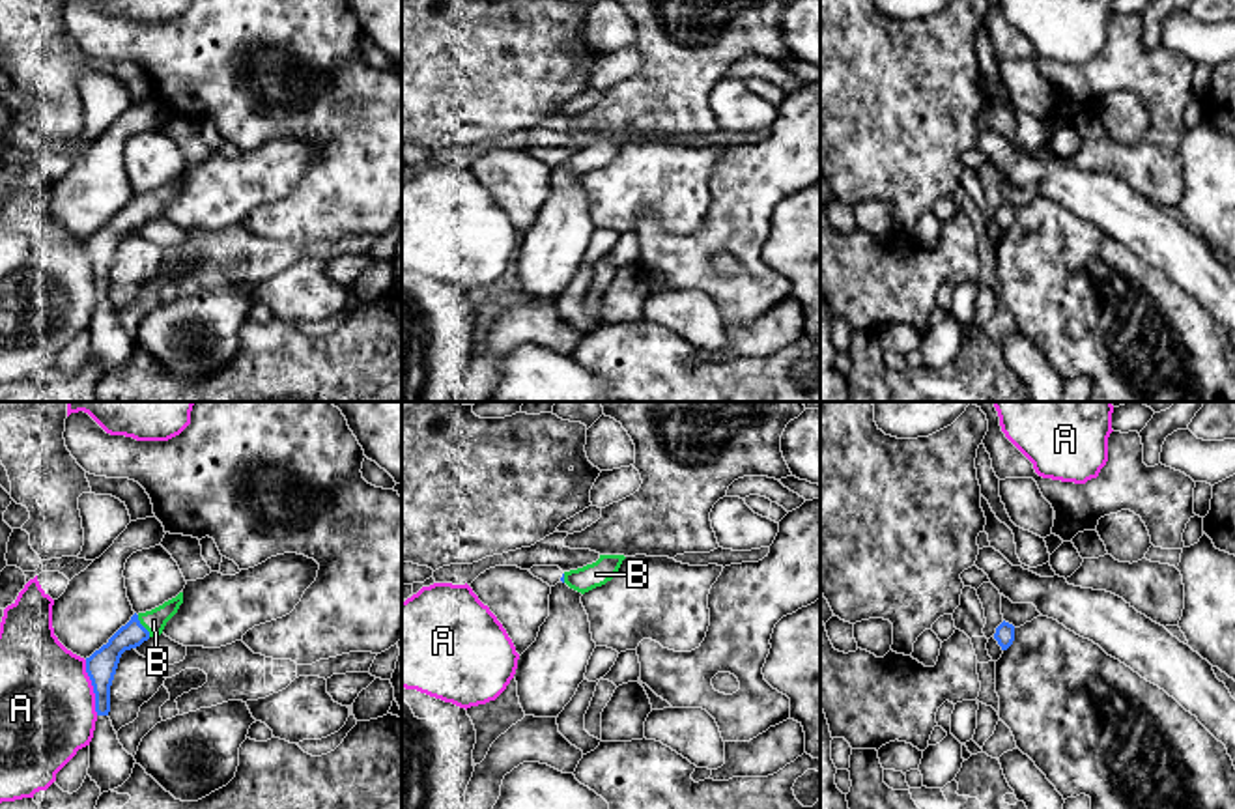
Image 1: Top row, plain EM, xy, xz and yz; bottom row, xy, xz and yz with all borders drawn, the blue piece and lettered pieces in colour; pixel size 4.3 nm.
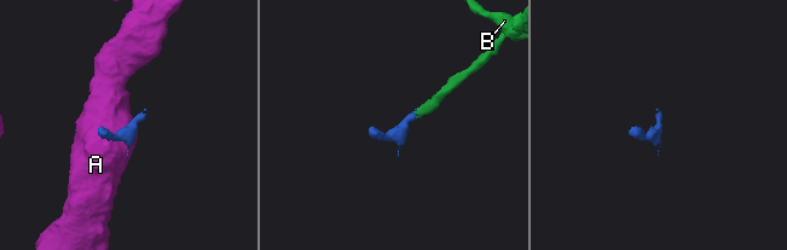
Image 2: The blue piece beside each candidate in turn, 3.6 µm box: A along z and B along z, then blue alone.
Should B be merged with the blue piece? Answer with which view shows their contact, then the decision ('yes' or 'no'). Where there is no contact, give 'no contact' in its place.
xy | yes

